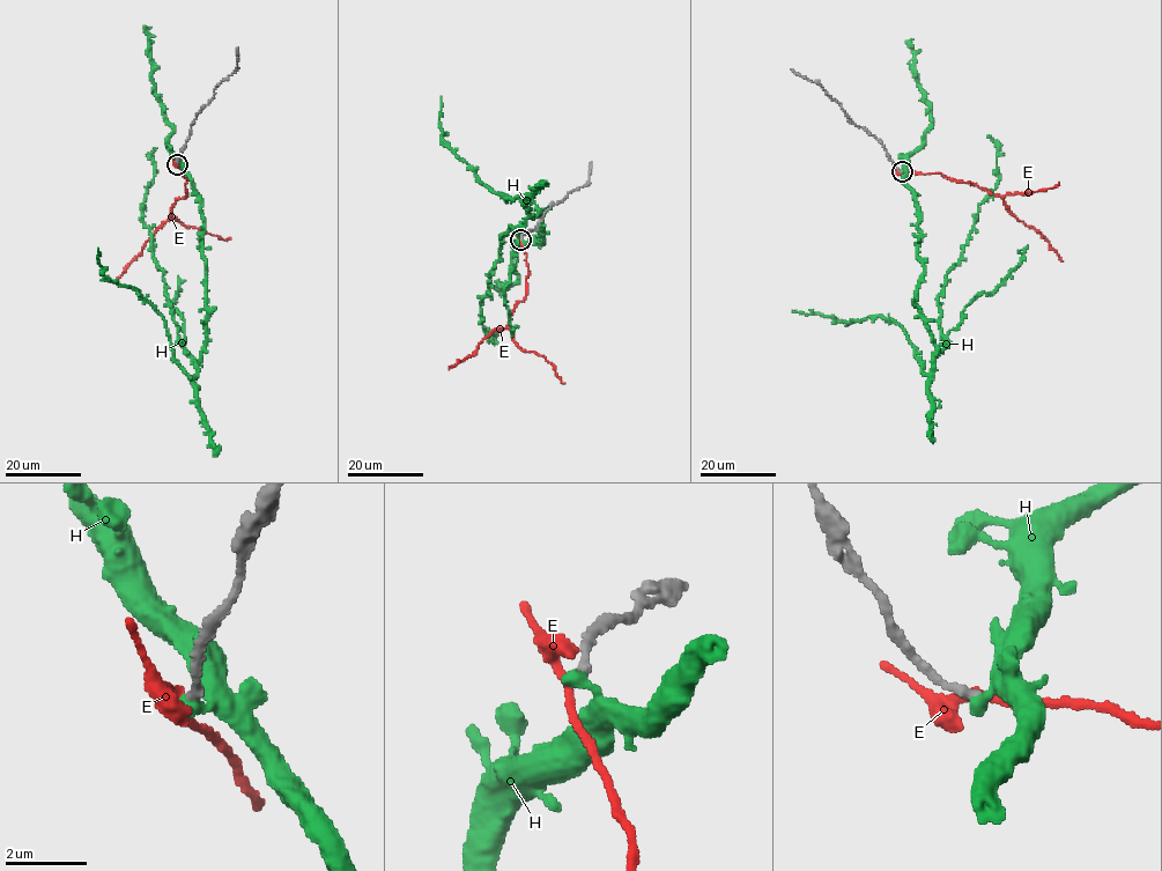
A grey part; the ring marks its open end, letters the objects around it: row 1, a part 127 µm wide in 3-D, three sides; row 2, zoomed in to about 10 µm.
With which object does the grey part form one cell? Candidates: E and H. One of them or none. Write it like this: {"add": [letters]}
{"add": []}

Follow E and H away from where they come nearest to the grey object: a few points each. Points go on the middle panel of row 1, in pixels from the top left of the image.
E: (520, 240), (528, 273), (526, 296), (517, 303), (508, 325), (493, 331), (475, 352), (448, 368)
H: (520, 240), (544, 242), (542, 209), (503, 236), (500, 259), (480, 304), (486, 332), (494, 341), (496, 333)

